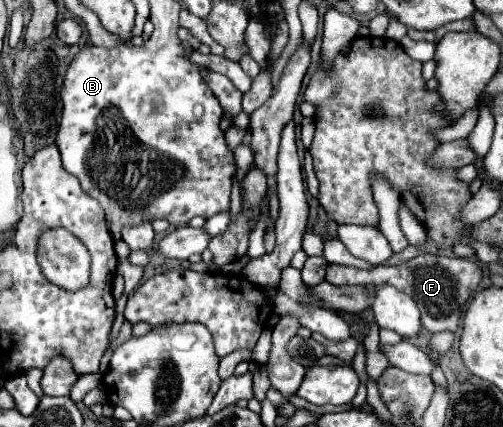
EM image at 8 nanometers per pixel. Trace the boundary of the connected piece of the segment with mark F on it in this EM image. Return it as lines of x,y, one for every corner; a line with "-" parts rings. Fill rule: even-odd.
423,255
403,261
399,265
375,267
373,271
363,271
345,265
329,265
325,281
333,285
363,285
363,283
373,283
375,287
391,285
407,293
417,303
423,327
431,333
439,333
439,331
457,331
459,319
473,293
479,289
481,277
483,277
481,267
475,261
461,257
445,257
445,255

